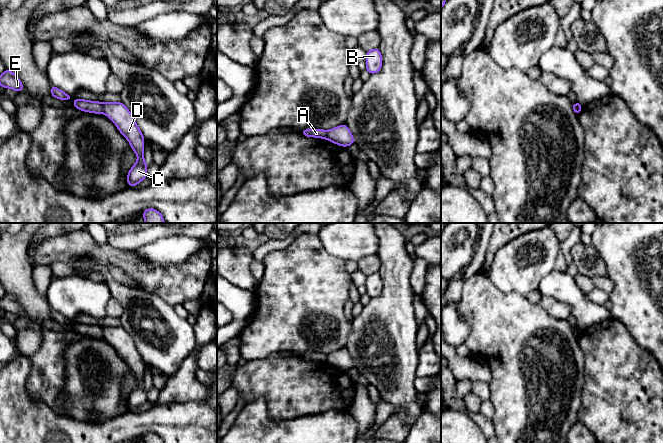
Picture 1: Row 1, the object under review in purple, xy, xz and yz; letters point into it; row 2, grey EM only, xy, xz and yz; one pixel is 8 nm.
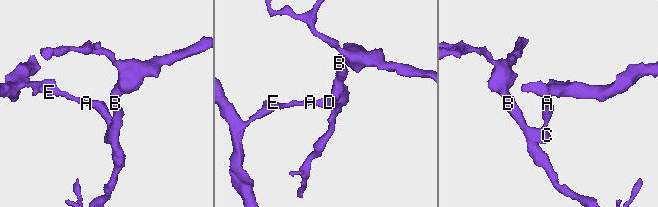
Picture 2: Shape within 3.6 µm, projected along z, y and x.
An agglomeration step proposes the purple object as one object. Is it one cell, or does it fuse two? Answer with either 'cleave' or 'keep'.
cleave

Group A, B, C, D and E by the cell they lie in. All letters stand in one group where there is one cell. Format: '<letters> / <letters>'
A E / B C D

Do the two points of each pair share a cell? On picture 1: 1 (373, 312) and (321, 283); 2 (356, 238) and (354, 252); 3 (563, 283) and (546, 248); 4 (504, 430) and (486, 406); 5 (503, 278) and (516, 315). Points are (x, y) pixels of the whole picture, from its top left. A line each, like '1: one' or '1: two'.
1: two
2: one
3: two
4: two
5: two

